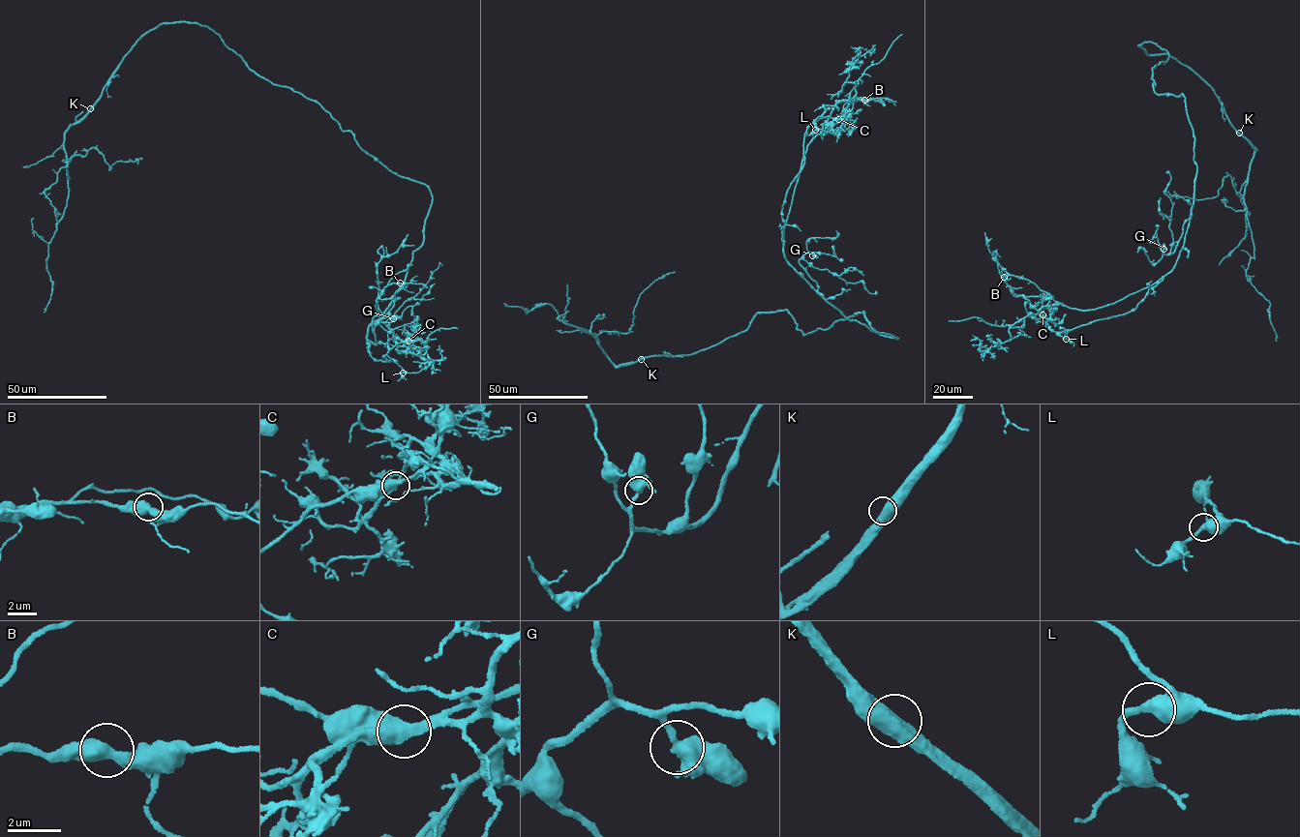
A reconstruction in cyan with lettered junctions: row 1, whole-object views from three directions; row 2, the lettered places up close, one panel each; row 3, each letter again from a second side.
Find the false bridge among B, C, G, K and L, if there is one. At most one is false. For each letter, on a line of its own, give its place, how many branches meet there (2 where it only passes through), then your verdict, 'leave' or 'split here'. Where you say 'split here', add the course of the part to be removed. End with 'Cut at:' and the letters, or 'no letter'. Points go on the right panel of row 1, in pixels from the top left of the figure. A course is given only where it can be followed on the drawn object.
B: place (1004, 277); branches 2; leave
C: place (1043, 314); branches 2; split here; course (1043, 314), (1032, 313), (1017, 321), (1010, 327), (1011, 339), (999, 344), (987, 348), (978, 339), (971, 341)
G: place (1163, 249); branches 2; leave
K: place (1239, 133); branches 2; leave
L: place (1066, 339); branches 2; leave
Cut at: C

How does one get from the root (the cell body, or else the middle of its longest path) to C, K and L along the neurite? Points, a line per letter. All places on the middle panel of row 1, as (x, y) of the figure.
C: (857, 313), (897, 339), (847, 318), (782, 251), (782, 206), (803, 164), (804, 134), (819, 116), (838, 119)
K: (857, 313), (804, 335), (786, 310), (757, 313), (746, 329), (709, 347), (687, 355), (641, 359)
L: (857, 313), (897, 339), (850, 320), (783, 255), (782, 206), (803, 164), (804, 134), (811, 123), (815, 130)

